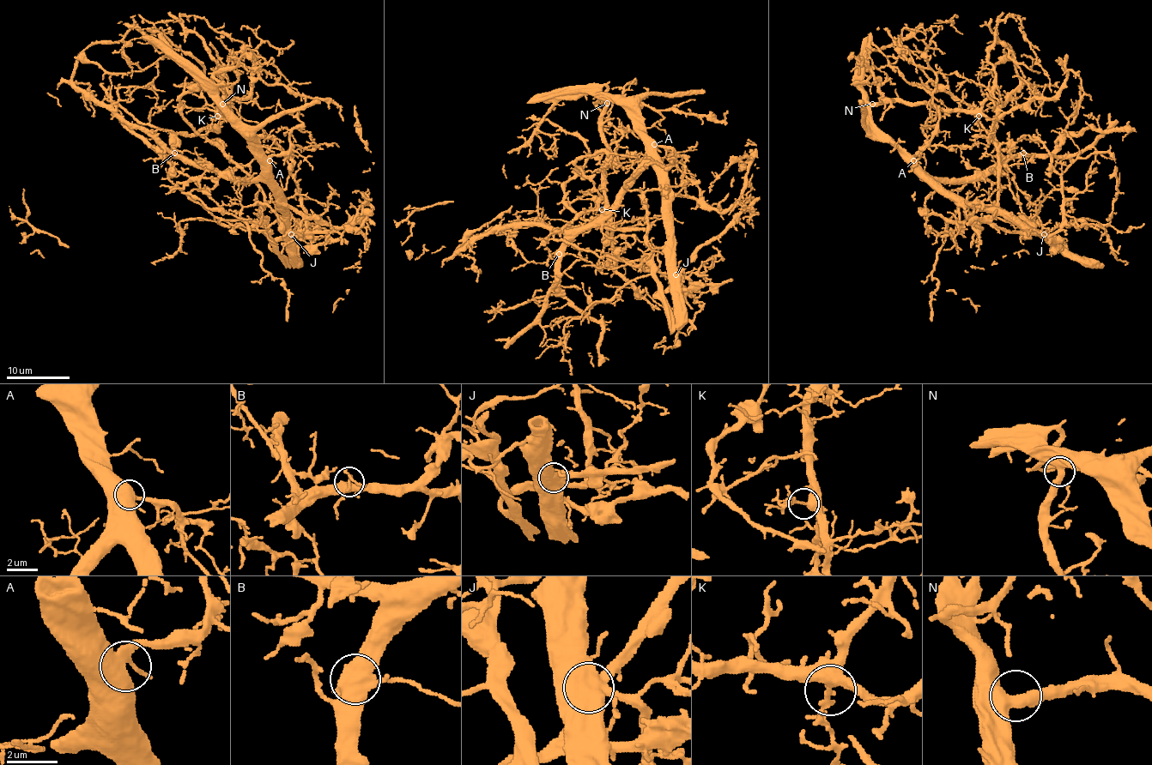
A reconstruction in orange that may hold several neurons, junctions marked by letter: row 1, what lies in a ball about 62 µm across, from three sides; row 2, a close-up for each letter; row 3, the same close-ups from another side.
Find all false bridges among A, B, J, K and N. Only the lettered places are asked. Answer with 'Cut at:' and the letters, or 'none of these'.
Cut at: J

